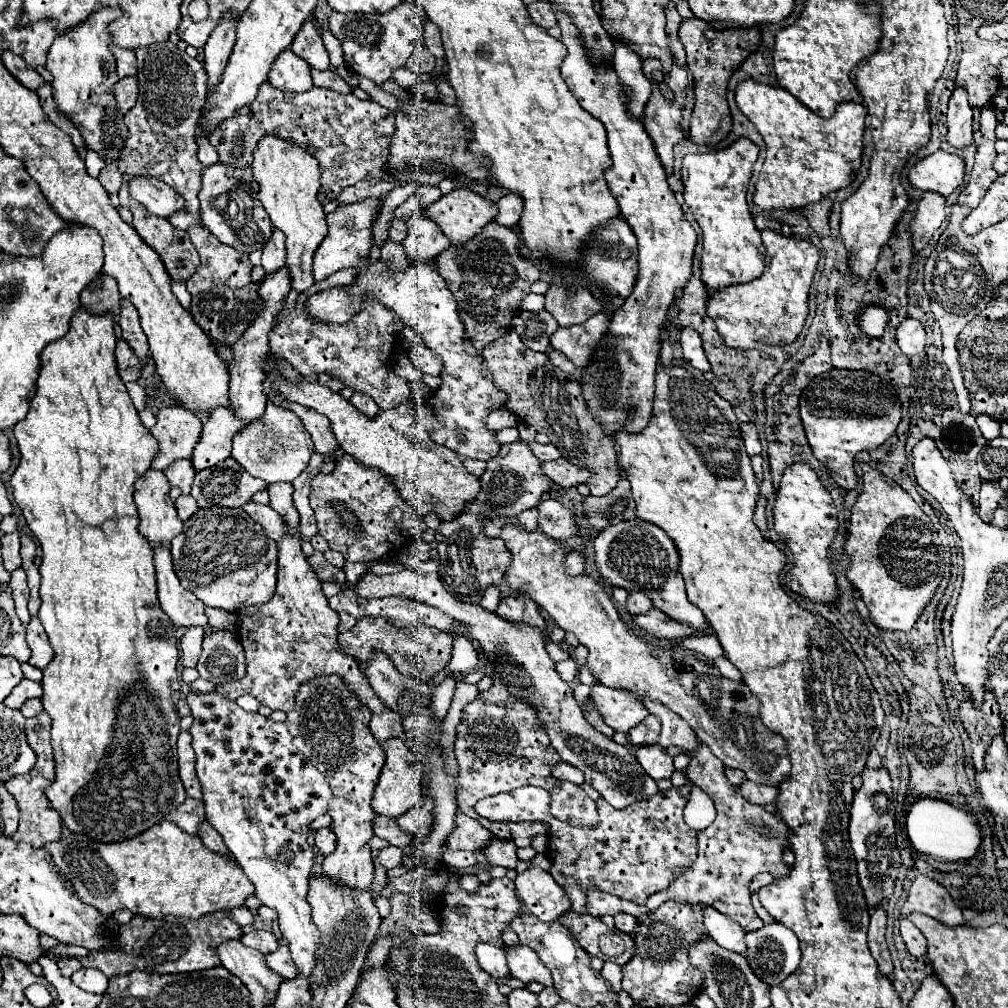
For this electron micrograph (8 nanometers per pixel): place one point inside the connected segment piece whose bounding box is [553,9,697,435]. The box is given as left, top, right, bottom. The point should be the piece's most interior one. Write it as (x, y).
(620, 377)

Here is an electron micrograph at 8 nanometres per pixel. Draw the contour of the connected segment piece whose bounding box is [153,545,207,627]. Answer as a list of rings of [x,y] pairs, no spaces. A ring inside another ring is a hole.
[[[159,545],[153,549],[155,569],[157,569],[157,595],[161,609],[171,617],[175,627],[207,627],[207,617],[203,613],[205,605],[187,589],[181,587],[173,563],[169,545]]]

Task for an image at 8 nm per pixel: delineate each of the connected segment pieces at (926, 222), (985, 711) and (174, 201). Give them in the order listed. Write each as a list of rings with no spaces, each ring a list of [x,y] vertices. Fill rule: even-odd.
[[[923,193],[913,221],[911,221],[911,235],[913,235],[913,253],[919,253],[931,239],[931,235],[941,227],[945,221],[945,197],[937,197],[937,193]]]
[[[987,689],[983,709],[973,709],[973,701],[965,699],[961,705],[961,723],[965,725],[971,739],[971,757],[977,771],[985,769],[985,753],[993,741],[993,737],[1003,735],[1003,717],[999,713],[999,705],[995,695]]]
[[[133,177],[129,179],[129,191],[153,215],[159,215],[163,219],[171,217],[177,211],[185,211],[185,199],[163,181],[151,177]]]

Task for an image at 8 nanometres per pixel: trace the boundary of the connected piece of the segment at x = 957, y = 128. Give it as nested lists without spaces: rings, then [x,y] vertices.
[[[955,89],[947,109],[947,143],[951,147],[969,147],[973,143],[973,129],[971,129],[971,105],[965,97],[965,89]]]

